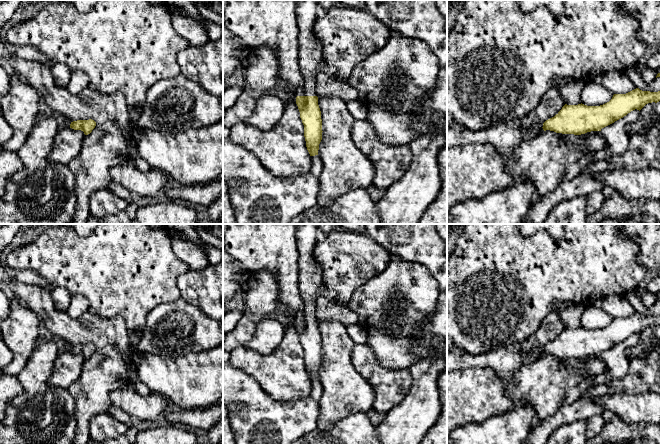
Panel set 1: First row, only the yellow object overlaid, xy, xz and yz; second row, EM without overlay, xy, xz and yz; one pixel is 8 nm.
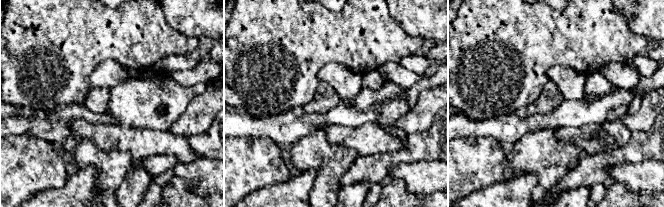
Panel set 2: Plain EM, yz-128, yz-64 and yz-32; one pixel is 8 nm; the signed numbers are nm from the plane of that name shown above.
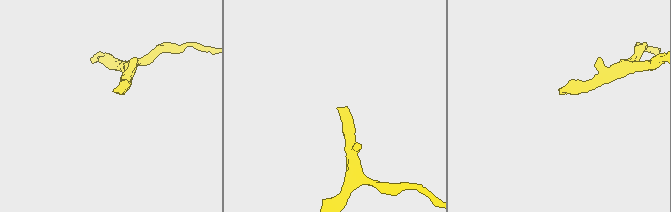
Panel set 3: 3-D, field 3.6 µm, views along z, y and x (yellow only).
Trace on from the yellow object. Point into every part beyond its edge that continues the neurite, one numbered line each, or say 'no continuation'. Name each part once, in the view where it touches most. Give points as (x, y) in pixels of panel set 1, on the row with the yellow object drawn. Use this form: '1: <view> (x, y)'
1: xz (310, 59)

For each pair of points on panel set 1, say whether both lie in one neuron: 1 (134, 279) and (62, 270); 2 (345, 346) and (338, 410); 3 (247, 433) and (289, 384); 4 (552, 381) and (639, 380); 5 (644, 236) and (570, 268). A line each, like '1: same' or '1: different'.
1: same
2: same
3: different
4: different
5: different

